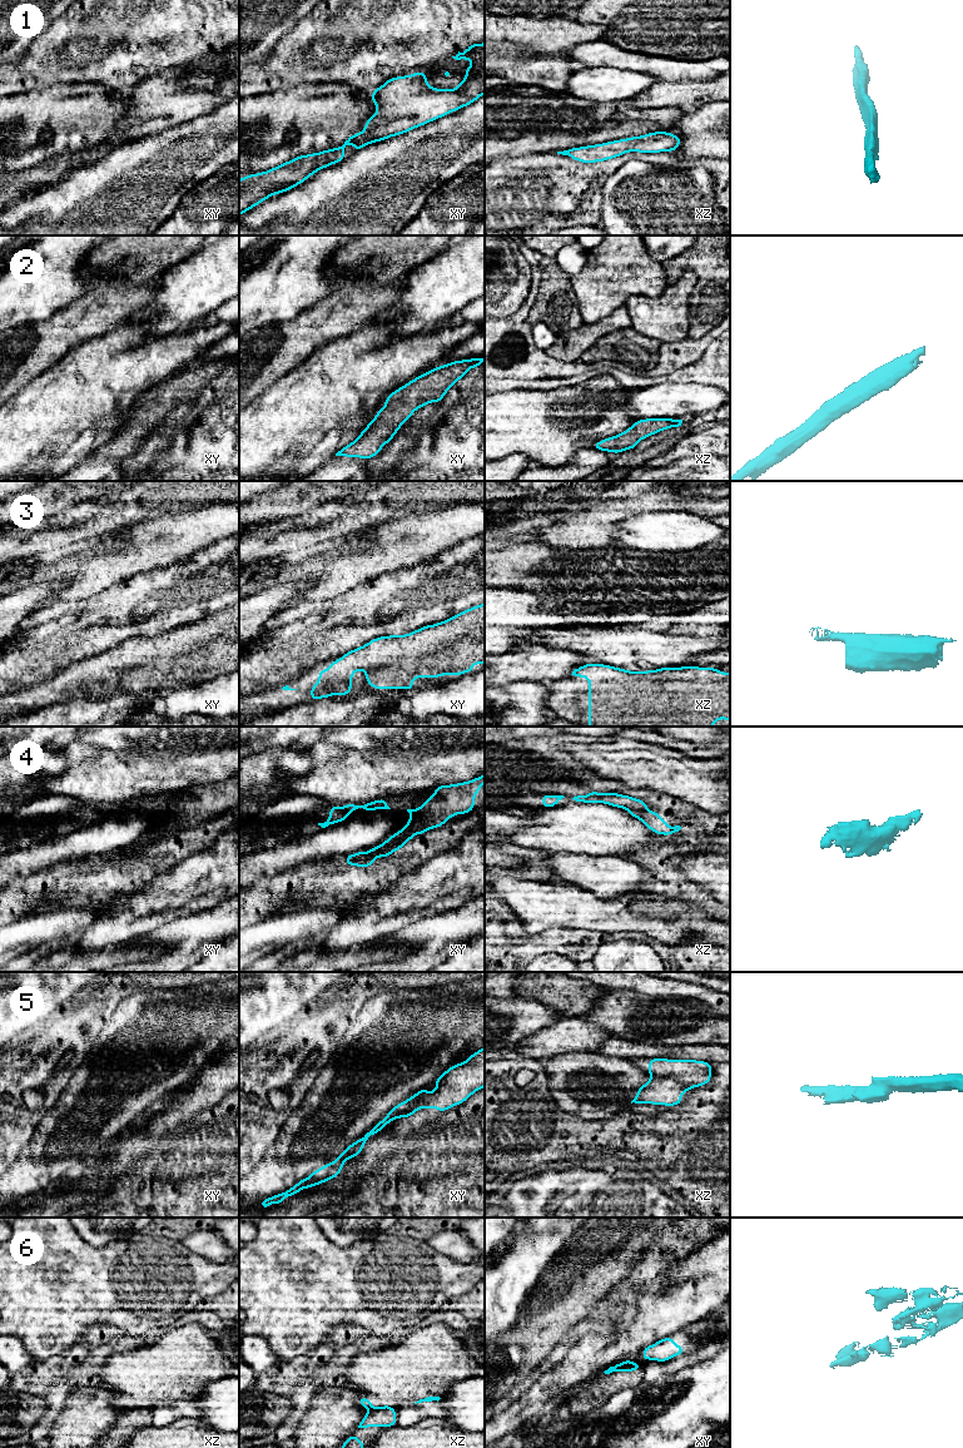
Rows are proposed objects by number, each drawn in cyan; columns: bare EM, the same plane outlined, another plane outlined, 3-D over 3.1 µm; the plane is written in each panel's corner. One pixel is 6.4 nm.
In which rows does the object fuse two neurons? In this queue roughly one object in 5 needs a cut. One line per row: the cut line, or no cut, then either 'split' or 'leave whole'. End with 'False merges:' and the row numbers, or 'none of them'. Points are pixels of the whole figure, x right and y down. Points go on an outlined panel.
1: cut none; leave whole
2: cut none; leave whole
3: cut none; leave whole
4: cut none; leave whole
5: cut xz (653, 1075), (671, 1077), (690, 1087); split
6: cut xz (373, 1407), (370, 1409); split
False merges: 5, 6

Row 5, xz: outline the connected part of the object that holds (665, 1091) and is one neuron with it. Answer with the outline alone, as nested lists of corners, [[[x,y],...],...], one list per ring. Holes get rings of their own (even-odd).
[[[651,1077],[645,1085],[637,1089],[635,1104],[651,1104],[674,1106],[681,1105],[681,1094],[687,1092],[689,1086],[682,1085],[669,1077]]]

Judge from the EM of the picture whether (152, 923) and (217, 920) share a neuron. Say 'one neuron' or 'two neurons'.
two neurons

